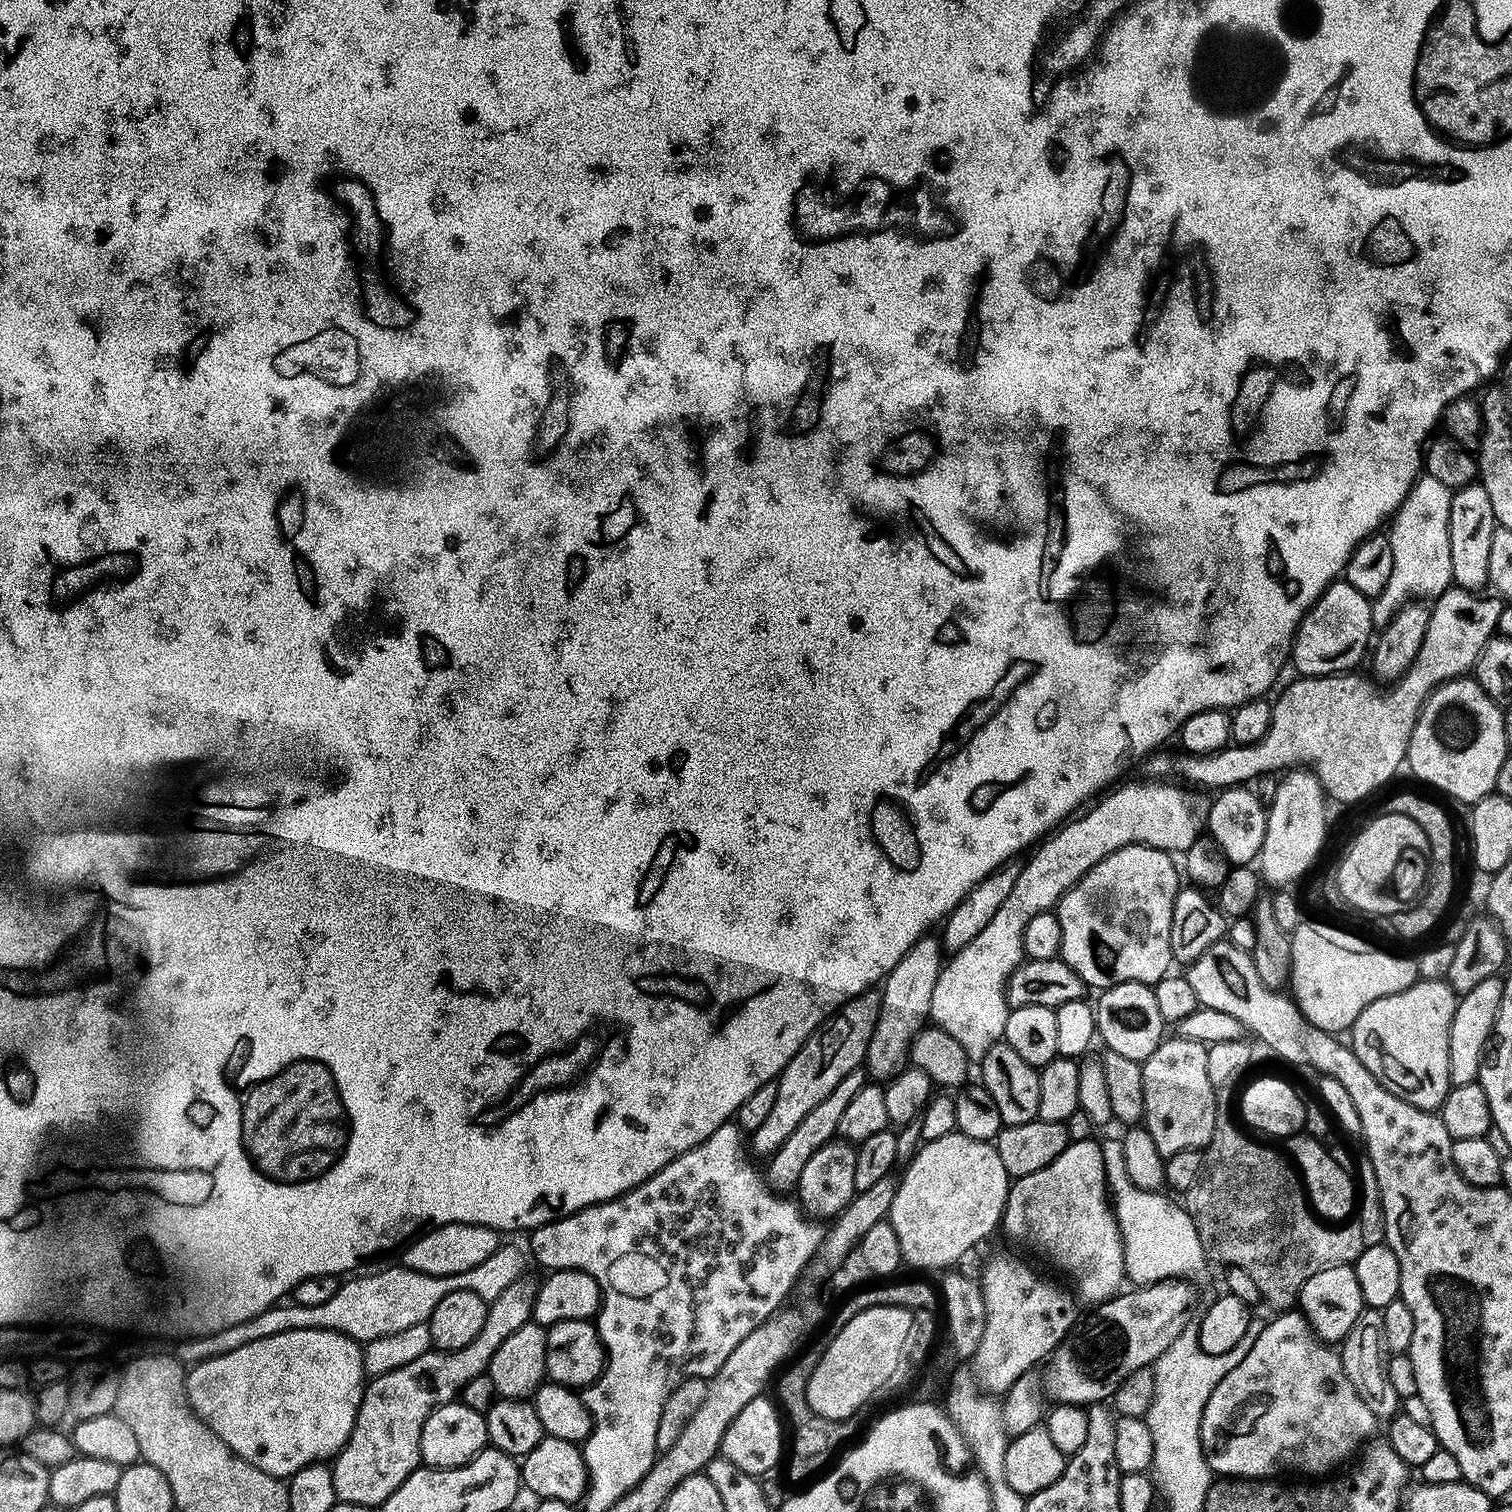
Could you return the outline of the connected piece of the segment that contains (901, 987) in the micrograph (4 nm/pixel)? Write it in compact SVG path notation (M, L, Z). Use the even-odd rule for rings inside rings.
M925 934L918 942L914 942L914 946L910 946L910 950L906 950L906 954L902 954L898 966L894 966L894 970L890 970L890 974L884 977L882 987L879 989L880 1006L876 1010L874 1034L870 1034L870 1046L866 1050L863 1063L867 1075L873 1081L887 1082L892 1077L897 1076L909 1063L909 1052L912 1044L916 1036L925 1029L932 1015L934 986L938 982L940 969L944 967L945 963L946 956L942 951L941 941L937 937L935 940L932 934Z

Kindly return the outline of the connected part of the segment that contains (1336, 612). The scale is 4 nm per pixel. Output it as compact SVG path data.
M1343 580L1333 581L1301 620L1290 649L1290 662L1303 677L1351 671L1363 654L1365 657L1373 632L1369 597L1358 593L1354 586Z

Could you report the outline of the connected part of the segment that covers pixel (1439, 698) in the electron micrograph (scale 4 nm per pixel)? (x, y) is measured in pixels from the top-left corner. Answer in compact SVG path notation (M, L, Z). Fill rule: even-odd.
M1474 678L1448 680L1445 684L1438 685L1420 707L1408 743L1407 767L1412 767L1412 772L1418 779L1433 784L1438 791L1445 792L1456 800L1465 800L1465 805L1468 806L1475 804L1484 796L1493 795L1498 770L1504 759L1510 755L1504 733L1504 715L1501 705L1492 701L1490 694L1486 694L1486 690L1482 690L1482 686L1478 686Z

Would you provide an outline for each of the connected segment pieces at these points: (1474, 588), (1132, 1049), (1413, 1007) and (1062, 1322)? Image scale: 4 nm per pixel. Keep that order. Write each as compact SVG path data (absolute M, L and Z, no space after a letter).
M1473 482L1455 489L1450 502L1450 570L1452 584L1464 588L1467 592L1479 593L1480 587L1488 584L1490 570L1490 541L1494 538L1494 530L1498 527L1494 518L1494 509L1490 506L1490 498L1484 485Z
M1128 982L1118 983L1113 987L1103 989L1099 993L1099 1000L1094 1004L1095 1022L1099 1039L1104 1040L1104 1045L1109 1051L1121 1054L1124 1058L1130 1058L1131 1061L1138 1061L1141 1064L1148 1060L1149 1056L1154 1054L1164 1039L1166 1025L1162 1014L1159 1013L1158 1002L1155 1001L1153 987L1144 983Z
M1417 979L1414 986L1390 998L1370 1002L1352 1023L1351 1048L1356 1056L1384 1085L1390 1094L1418 1106L1418 1110L1436 1112L1442 1106L1450 1078L1450 1022L1454 1022L1458 997L1447 979Z
M1008 1252L992 1256L984 1264L984 1273L978 1276L978 1283L986 1302L986 1330L978 1346L974 1360L980 1363L983 1387L992 1394L1004 1394L1023 1375L1031 1373L1035 1364L1049 1359L1056 1349L1065 1343L1068 1331L1076 1324L1076 1304L1078 1300L1071 1291L1059 1288L1048 1280L1043 1280L1030 1265Z

